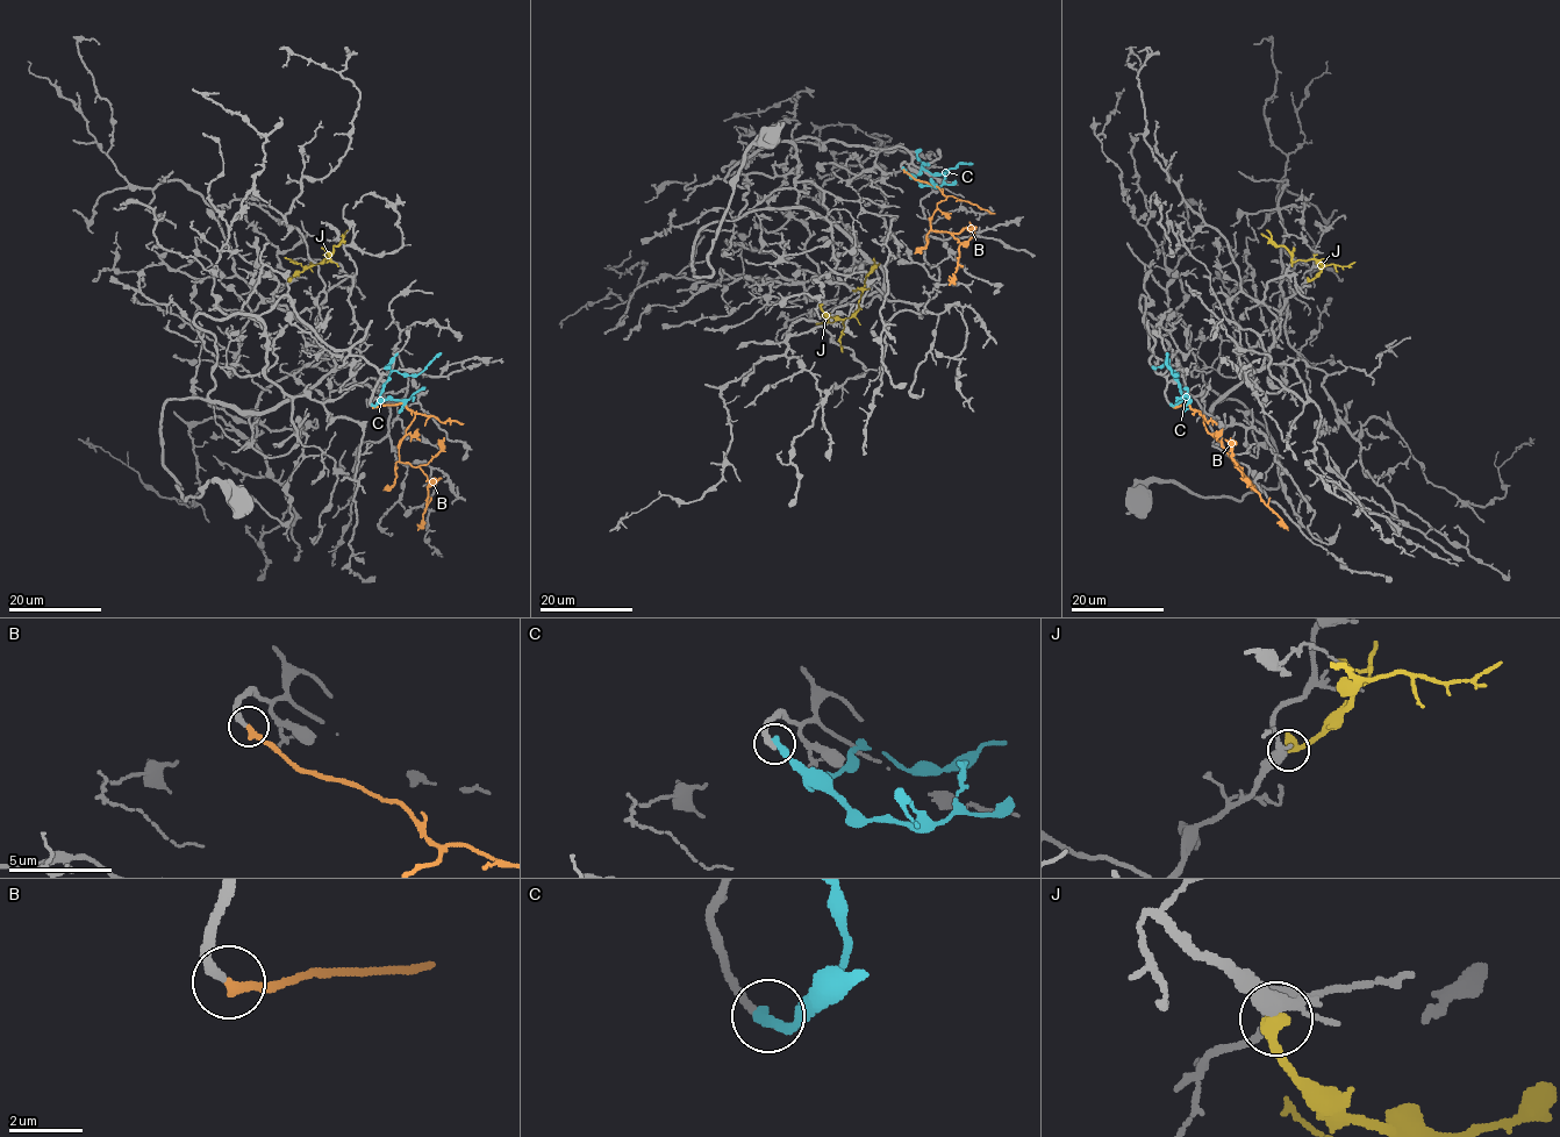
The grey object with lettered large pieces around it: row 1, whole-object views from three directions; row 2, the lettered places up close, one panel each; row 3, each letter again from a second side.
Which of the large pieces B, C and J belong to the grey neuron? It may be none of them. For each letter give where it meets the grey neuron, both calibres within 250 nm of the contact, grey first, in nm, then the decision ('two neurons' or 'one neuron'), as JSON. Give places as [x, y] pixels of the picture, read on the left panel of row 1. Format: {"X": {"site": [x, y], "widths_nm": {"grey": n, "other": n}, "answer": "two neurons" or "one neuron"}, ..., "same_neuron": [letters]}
{"B": {"site": [372, 406], "widths_nm": {"grey": 260, "other": 280}, "answer": "one neuron"}, "C": {"site": [372, 405], "widths_nm": {"grey": 300, "other": 360}, "answer": "two neurons"}, "J": {"site": [290, 281], "widths_nm": {"grey": 320, "other": 500}, "answer": "two neurons"}, "same_neuron": ["B"]}

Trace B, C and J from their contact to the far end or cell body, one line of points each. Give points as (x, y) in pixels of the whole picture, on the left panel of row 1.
B: (372, 406), (403, 403), (414, 414), (399, 444), (399, 460), (419, 467), (429, 483), (426, 510), (417, 529)
C: (371, 405), (379, 398), (392, 371), (417, 374), (441, 352)
J: (290, 281), (310, 266), (326, 259), (331, 262), (334, 247), (349, 230)

